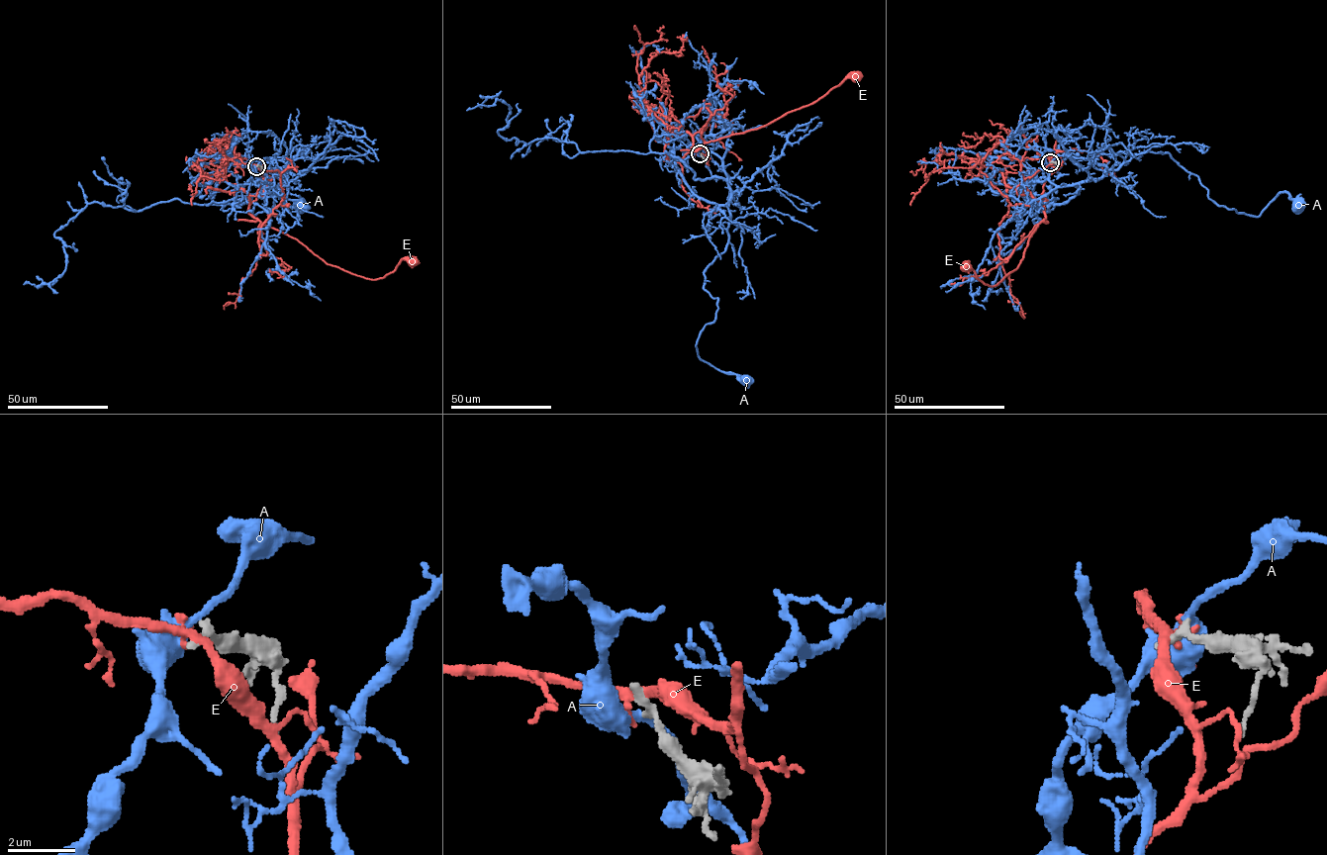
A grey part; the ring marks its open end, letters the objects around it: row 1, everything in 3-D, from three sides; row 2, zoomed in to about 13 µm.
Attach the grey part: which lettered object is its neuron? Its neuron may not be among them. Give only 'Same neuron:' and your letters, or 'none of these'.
Same neuron: none of these

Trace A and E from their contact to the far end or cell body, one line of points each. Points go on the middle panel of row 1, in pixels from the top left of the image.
A: (701, 155), (686, 135), (720, 158), (730, 221), (726, 249), (705, 271), (718, 308), (697, 353), (747, 380)
E: (701, 154), (706, 155), (703, 146), (692, 147), (765, 126), (815, 102), (855, 75)

